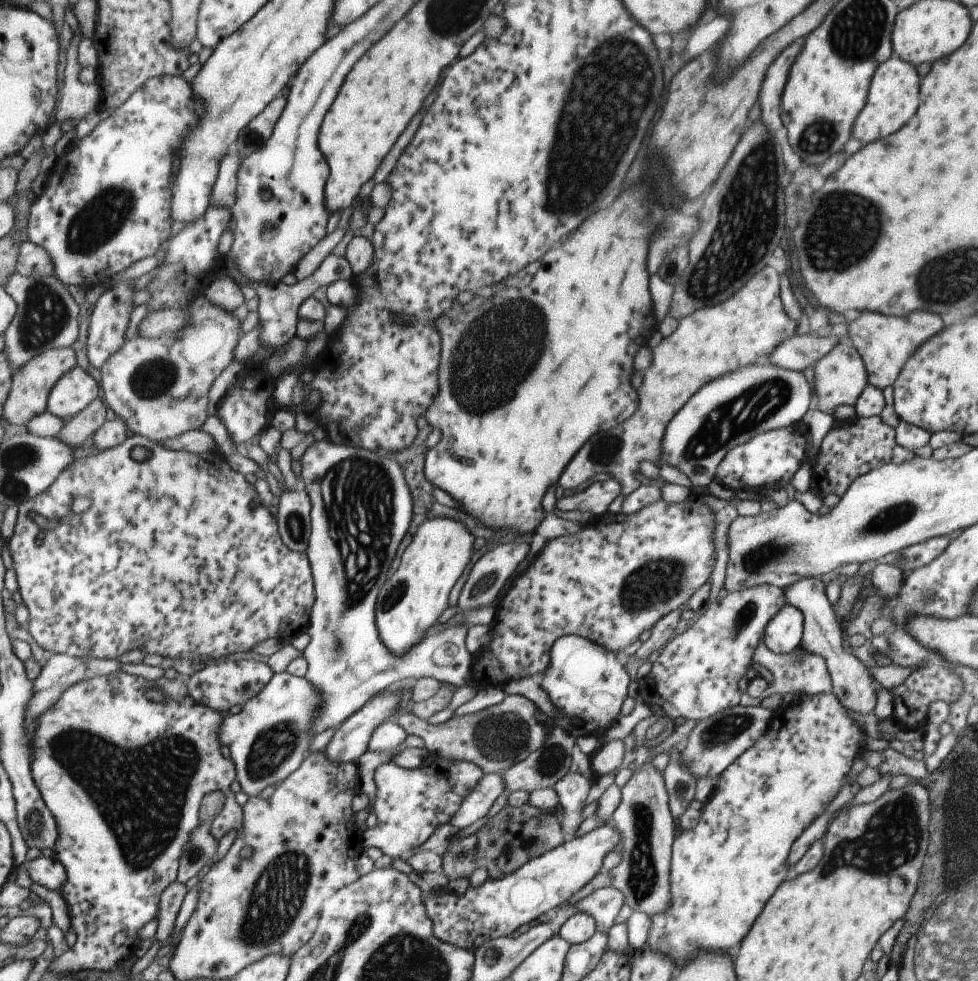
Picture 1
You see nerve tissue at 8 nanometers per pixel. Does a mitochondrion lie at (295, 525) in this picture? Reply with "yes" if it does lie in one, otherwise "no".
yes

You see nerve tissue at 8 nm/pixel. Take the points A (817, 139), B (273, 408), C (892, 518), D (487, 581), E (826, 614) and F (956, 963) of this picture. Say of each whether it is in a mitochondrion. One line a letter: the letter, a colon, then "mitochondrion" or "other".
A: mitochondrion
B: other
C: mitochondrion
D: mitochondrion
E: other
F: mitochondrion

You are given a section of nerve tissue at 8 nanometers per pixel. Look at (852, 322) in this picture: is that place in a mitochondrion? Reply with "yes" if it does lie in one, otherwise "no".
no

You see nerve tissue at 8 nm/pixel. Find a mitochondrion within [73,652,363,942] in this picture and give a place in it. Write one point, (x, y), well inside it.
(274, 745)

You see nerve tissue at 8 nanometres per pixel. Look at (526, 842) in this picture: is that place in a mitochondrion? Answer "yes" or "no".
no

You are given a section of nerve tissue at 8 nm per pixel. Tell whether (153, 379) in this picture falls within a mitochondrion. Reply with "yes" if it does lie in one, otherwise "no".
yes

